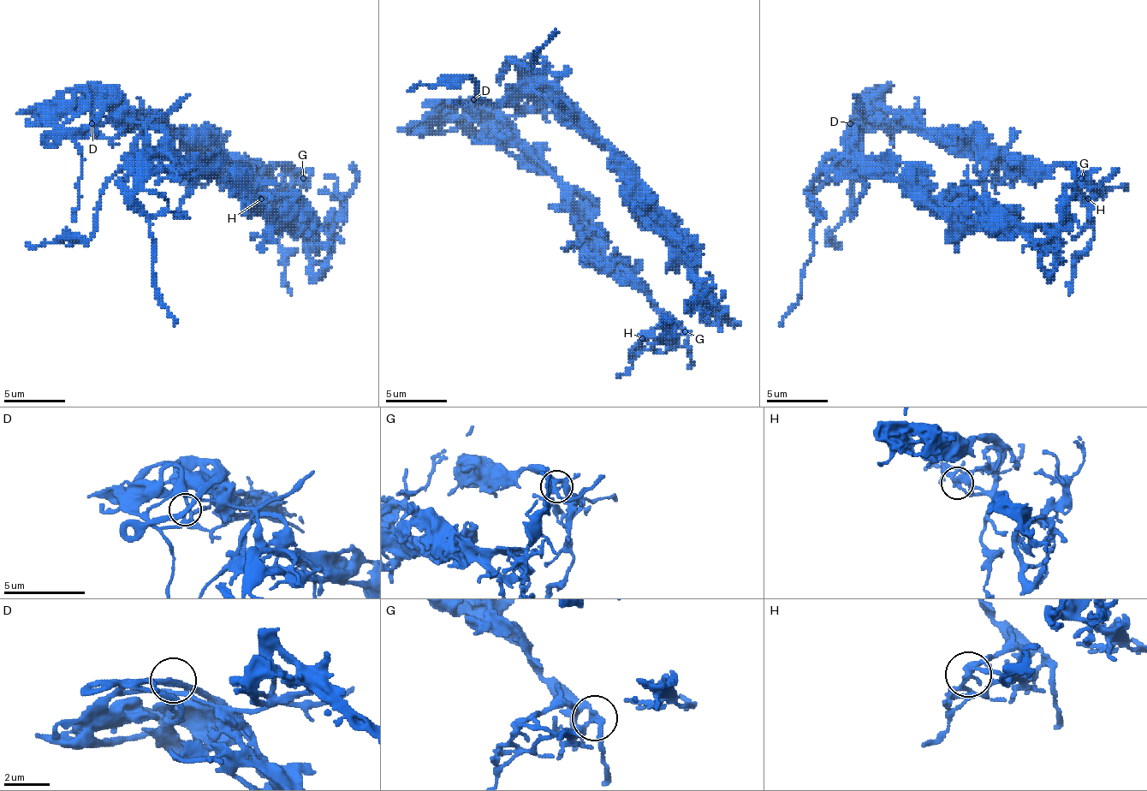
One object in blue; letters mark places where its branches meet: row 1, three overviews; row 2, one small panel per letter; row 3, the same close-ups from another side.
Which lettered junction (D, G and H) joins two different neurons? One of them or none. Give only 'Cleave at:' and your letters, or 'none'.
Cleave at: none

